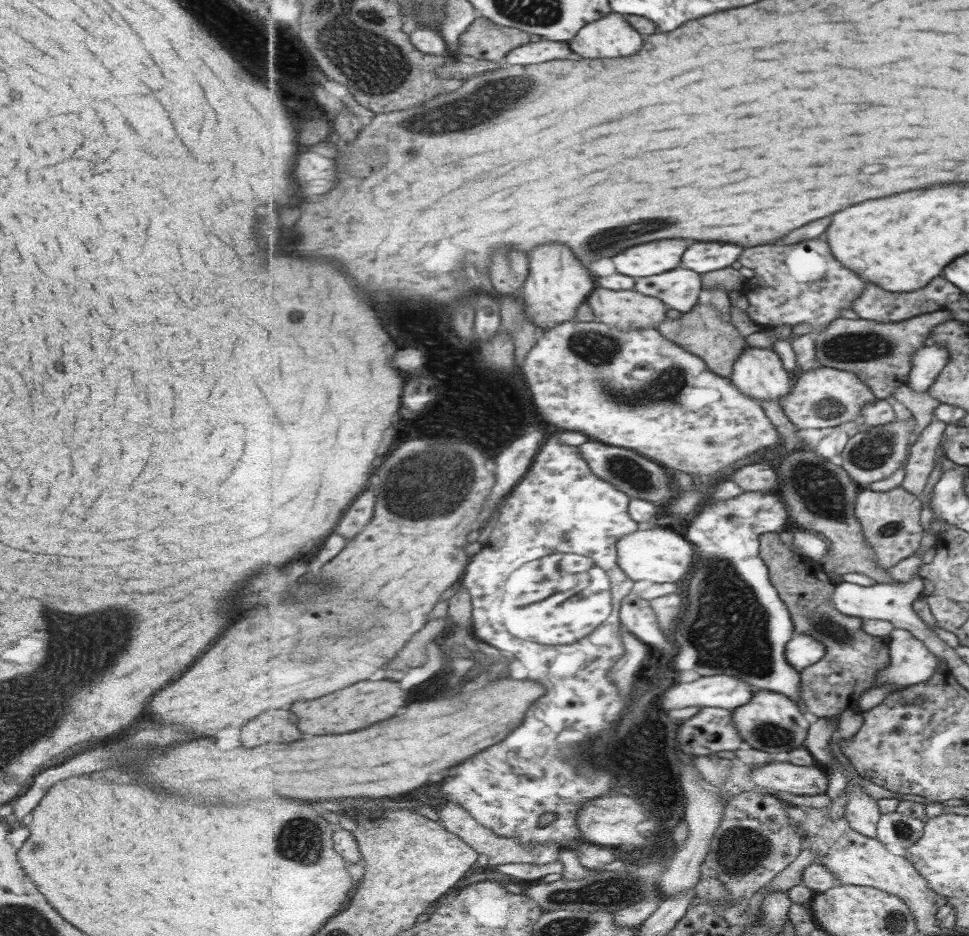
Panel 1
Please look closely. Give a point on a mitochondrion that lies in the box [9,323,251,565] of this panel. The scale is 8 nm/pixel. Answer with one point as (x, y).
(56, 364)

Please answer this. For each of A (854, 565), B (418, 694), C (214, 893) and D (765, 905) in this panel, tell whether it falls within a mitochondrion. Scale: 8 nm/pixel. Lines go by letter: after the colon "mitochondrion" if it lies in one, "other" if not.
A: other
B: other
C: other
D: other

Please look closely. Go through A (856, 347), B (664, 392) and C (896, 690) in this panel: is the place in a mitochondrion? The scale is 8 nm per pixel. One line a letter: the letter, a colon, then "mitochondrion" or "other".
A: mitochondrion
B: mitochondrion
C: other

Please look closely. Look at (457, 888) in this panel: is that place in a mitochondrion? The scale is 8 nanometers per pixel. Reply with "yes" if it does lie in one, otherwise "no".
no

